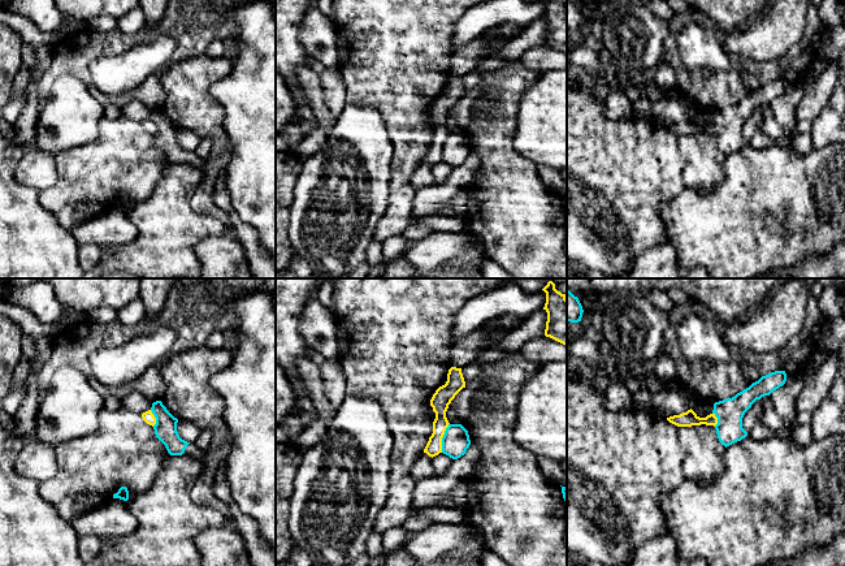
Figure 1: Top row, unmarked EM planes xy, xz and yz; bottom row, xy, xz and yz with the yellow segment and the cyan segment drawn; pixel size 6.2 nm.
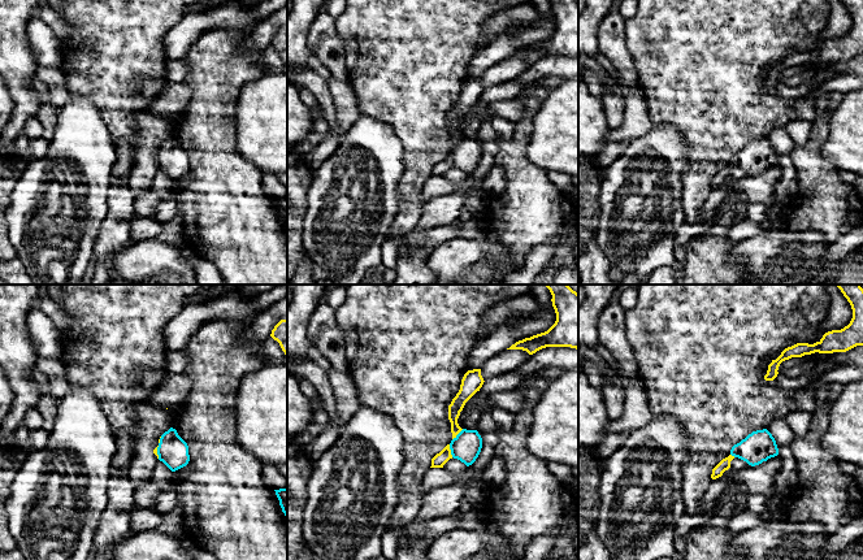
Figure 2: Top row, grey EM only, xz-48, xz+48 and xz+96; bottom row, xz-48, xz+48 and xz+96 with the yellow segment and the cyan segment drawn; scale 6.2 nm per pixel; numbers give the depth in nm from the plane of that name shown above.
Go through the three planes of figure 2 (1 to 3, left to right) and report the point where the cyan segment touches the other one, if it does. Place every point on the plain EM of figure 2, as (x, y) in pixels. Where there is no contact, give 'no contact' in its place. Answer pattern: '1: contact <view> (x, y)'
1: contact xz-48 (156, 161)
2: contact xz+48 (450, 160)
3: contact xz+96 (733, 165)

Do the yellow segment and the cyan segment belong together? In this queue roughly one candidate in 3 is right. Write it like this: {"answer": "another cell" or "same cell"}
{"answer": "another cell"}

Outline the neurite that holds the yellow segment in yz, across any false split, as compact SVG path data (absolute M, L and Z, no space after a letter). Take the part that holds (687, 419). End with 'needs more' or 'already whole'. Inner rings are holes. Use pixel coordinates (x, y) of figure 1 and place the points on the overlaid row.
M692 409L680 415L667 418L667 420L677 427L692 427L692 425L716 425L718 418L715 414L710 414L706 418L699 418Z; already whole

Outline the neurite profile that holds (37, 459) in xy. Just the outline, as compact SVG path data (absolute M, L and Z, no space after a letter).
M34 437L25 440L14 462L14 470L18 475L38 483L51 480L58 471L55 446Z

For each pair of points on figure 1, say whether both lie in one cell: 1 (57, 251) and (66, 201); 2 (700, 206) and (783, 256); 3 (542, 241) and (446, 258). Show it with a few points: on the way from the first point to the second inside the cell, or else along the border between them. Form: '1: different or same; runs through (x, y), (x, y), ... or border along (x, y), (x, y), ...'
1: different; border along (42, 204), (70, 232)
2: same; runs through (720, 227), (724, 230), (757, 230), (762, 236)
3: different; border along (467, 233), (475, 234), (481, 241), (488, 256)

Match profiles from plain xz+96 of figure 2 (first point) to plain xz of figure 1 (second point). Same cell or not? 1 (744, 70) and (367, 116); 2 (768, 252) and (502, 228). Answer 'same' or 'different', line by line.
1: different
2: different

